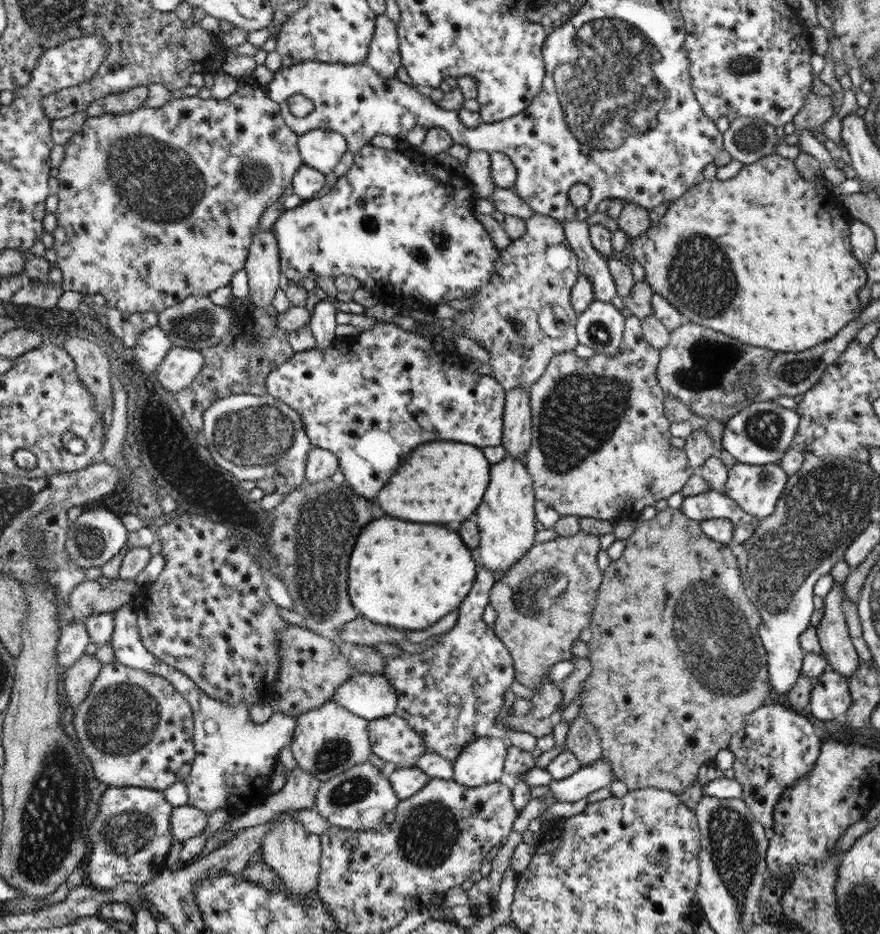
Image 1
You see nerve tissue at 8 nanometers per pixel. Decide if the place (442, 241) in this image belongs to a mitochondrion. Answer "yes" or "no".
no

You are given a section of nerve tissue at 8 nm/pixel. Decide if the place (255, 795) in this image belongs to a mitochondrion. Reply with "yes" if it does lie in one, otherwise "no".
no

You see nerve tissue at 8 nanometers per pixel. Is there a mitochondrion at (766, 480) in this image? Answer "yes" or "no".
yes

